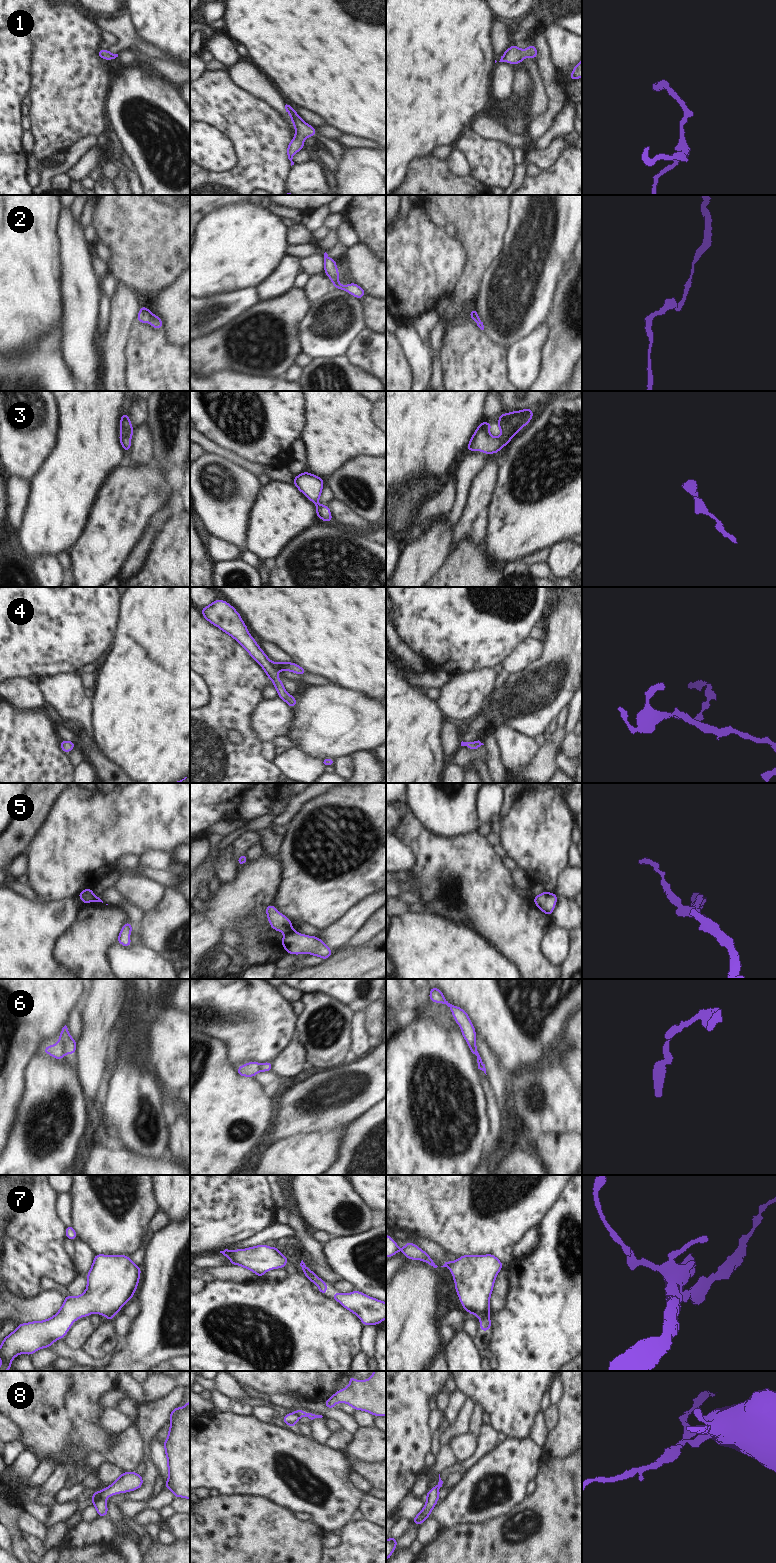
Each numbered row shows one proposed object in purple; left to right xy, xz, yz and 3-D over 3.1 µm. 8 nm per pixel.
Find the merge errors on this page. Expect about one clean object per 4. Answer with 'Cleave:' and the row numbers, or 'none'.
Cleave: 4, 5, 6, 7, 8

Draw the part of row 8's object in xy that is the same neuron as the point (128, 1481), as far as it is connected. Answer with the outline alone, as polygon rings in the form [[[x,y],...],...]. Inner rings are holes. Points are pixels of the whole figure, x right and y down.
[[[132,1471],[123,1472],[111,1485],[99,1491],[99,1496],[106,1500],[112,1495],[135,1491],[143,1484],[142,1475]]]

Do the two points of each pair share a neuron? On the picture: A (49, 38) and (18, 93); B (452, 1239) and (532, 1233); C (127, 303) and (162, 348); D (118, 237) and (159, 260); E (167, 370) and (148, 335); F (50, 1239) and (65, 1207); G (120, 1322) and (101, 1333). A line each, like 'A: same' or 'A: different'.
A: different
B: different
C: different
D: same
E: same
F: different
G: different

